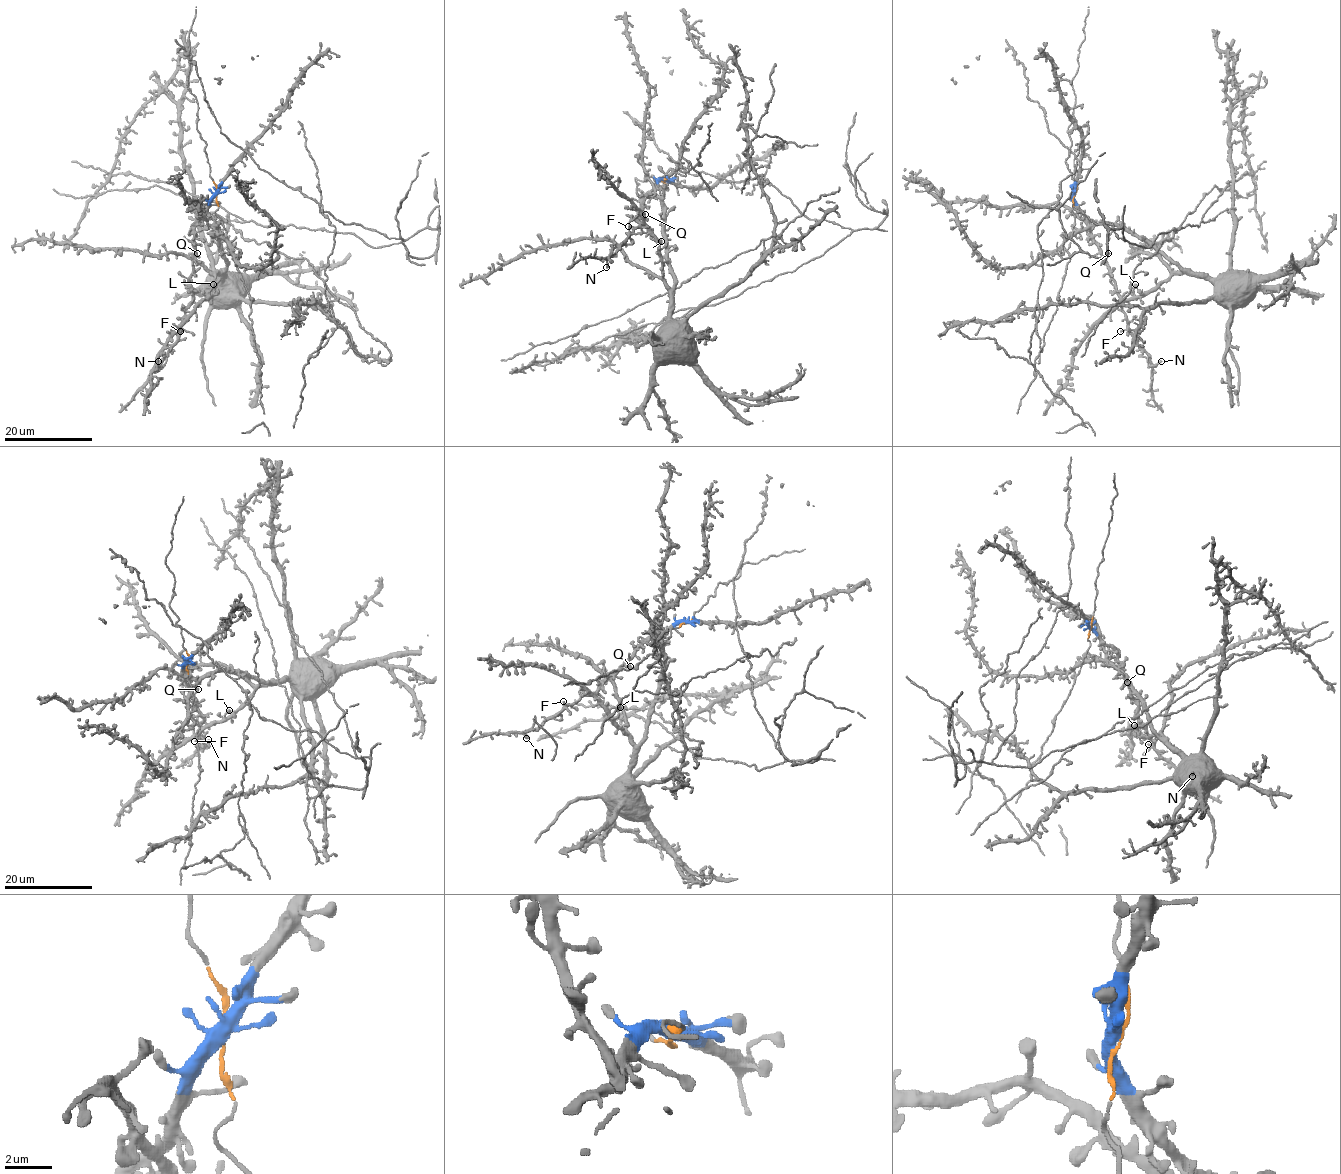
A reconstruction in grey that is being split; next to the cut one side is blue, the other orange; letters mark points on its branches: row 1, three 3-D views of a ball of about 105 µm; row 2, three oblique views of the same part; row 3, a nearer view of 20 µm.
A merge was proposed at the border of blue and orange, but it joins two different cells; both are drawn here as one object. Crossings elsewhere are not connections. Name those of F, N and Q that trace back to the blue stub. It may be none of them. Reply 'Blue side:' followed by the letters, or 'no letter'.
Blue side: F, N, Q

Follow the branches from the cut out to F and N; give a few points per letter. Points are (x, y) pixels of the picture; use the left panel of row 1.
F: (216, 193), (208, 211), (195, 227), (191, 305), (185, 311), (180, 331)
N: (216, 193), (208, 211), (195, 227), (191, 305), (185, 311), (178, 341), (159, 364), (158, 361)

